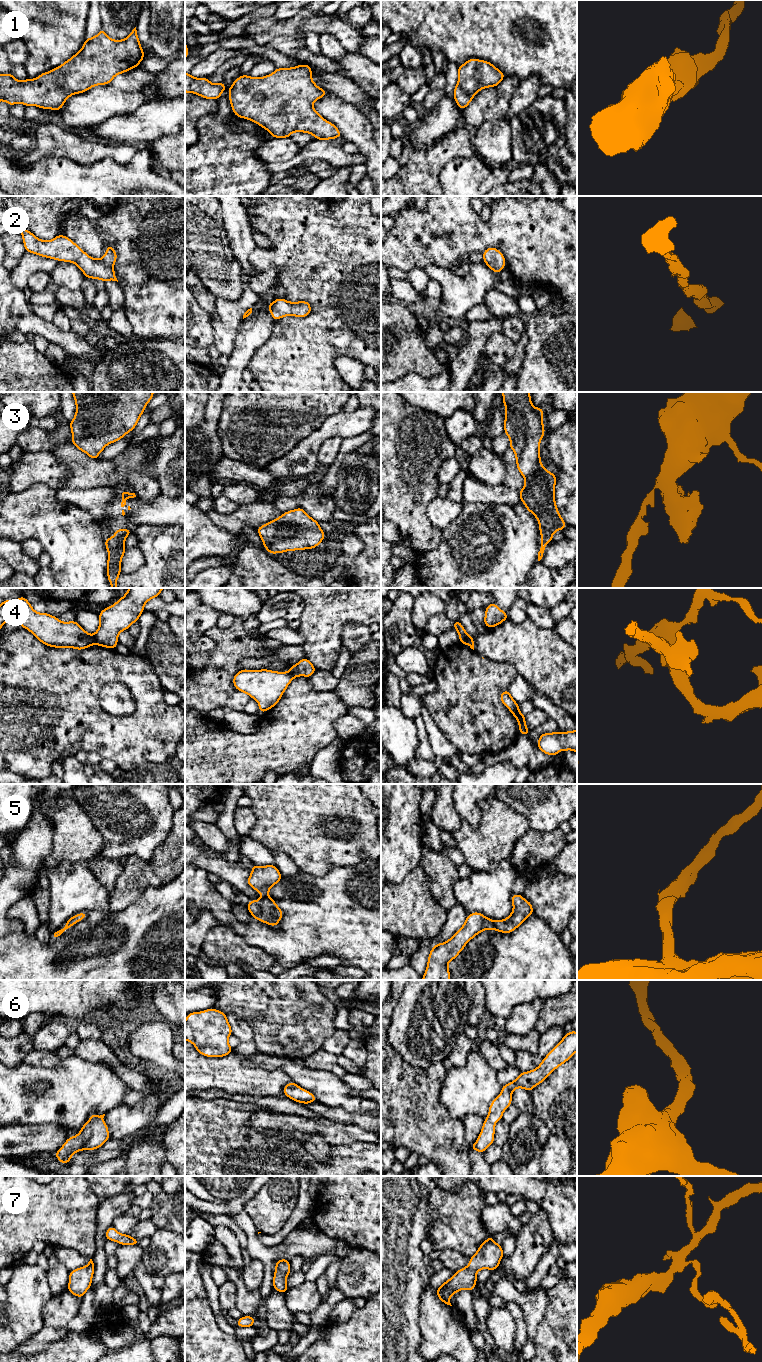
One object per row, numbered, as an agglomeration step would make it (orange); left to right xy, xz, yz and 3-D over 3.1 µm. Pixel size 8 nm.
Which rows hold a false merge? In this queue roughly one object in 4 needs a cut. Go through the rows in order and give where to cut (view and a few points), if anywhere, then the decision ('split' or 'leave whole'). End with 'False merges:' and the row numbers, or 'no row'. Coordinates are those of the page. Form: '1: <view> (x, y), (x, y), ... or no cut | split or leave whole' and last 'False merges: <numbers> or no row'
1: no cut | leave whole
2: no cut | leave whole
3: no cut | leave whole
4: xy (92, 635), (96, 643) | split
5: no cut | leave whole
6: no cut | leave whole
7: no cut | leave whole
False merges: 4

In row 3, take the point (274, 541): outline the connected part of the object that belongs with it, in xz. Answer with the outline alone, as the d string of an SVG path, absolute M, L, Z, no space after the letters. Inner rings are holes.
M303 508L287 511L256 530L264 548L271 554L313 549L325 537L319 522L311 518Z

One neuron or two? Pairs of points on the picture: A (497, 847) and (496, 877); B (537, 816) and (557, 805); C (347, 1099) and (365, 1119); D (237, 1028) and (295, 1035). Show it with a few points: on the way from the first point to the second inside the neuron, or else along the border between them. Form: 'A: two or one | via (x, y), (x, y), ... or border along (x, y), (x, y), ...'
A: two | border along (508, 859), (495, 861), (486, 870), (475, 870)
B: one | via (542, 811), (548, 805), (552, 805)
C: two | border along (336, 1107), (350, 1112), (367, 1113), (370, 1116)
D: two | border along (234, 1015), (248, 1024), (253, 1033), (253, 1040)

